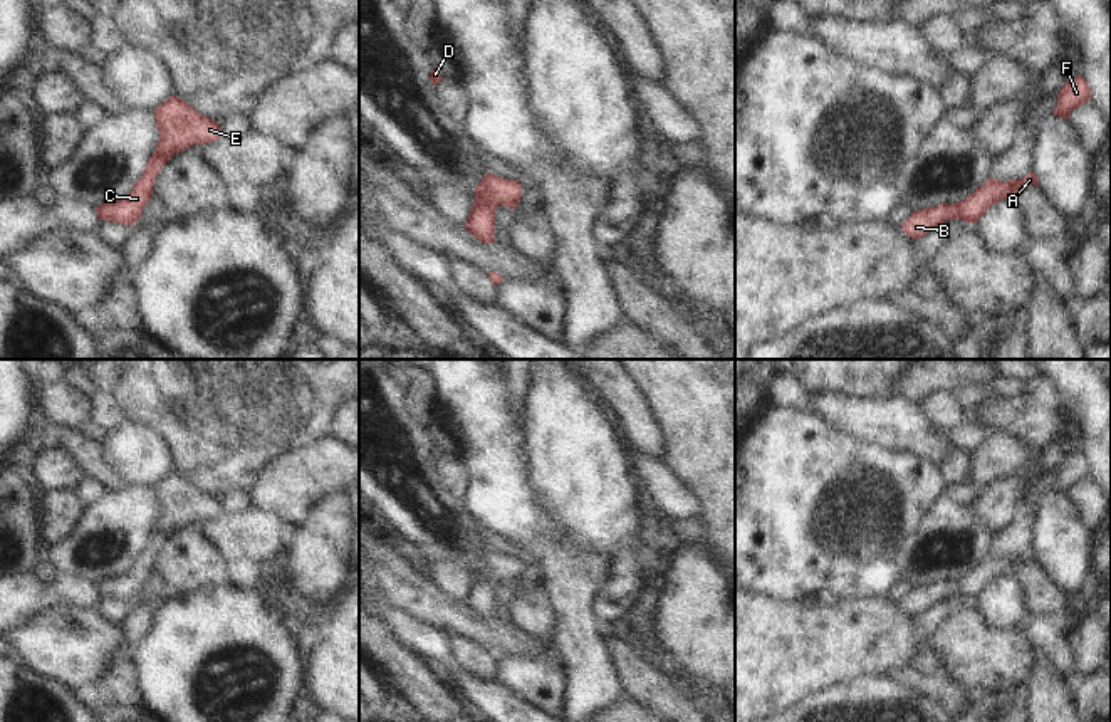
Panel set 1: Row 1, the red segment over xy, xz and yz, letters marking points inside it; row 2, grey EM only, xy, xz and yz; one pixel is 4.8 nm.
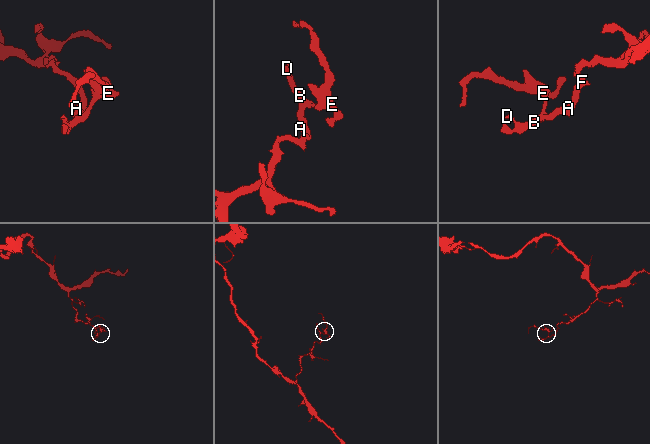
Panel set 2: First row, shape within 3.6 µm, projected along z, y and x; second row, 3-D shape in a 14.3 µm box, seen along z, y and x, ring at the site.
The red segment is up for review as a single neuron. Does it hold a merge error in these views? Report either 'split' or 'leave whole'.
leave whole

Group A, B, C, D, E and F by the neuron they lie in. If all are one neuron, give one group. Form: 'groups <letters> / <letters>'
groups A B C D E F

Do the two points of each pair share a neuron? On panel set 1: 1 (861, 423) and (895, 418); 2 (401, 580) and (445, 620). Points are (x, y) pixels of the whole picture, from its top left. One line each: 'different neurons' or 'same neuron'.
1: same neuron
2: same neuron

